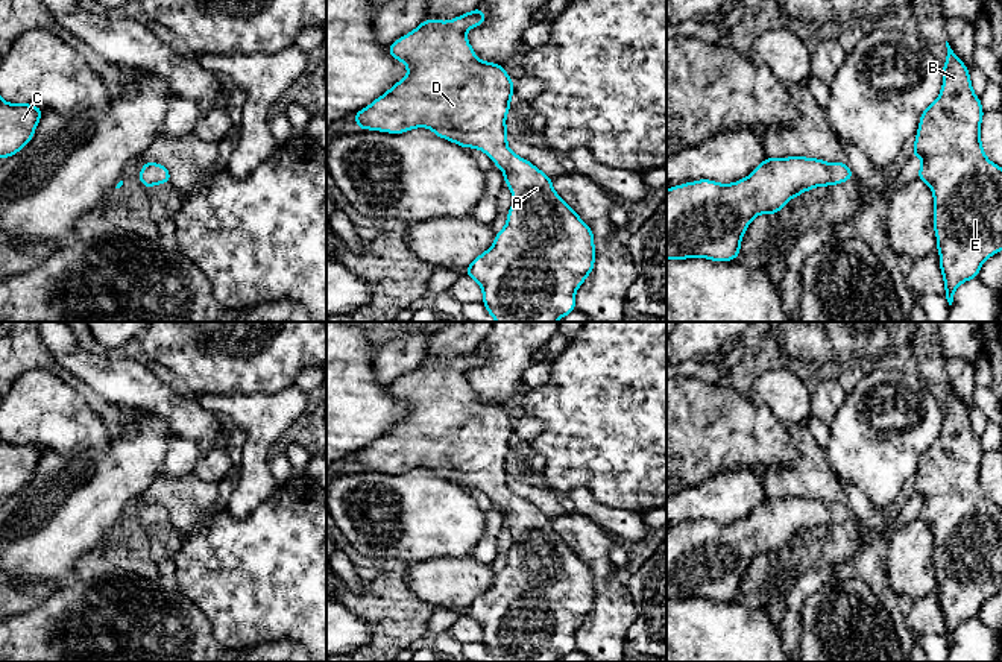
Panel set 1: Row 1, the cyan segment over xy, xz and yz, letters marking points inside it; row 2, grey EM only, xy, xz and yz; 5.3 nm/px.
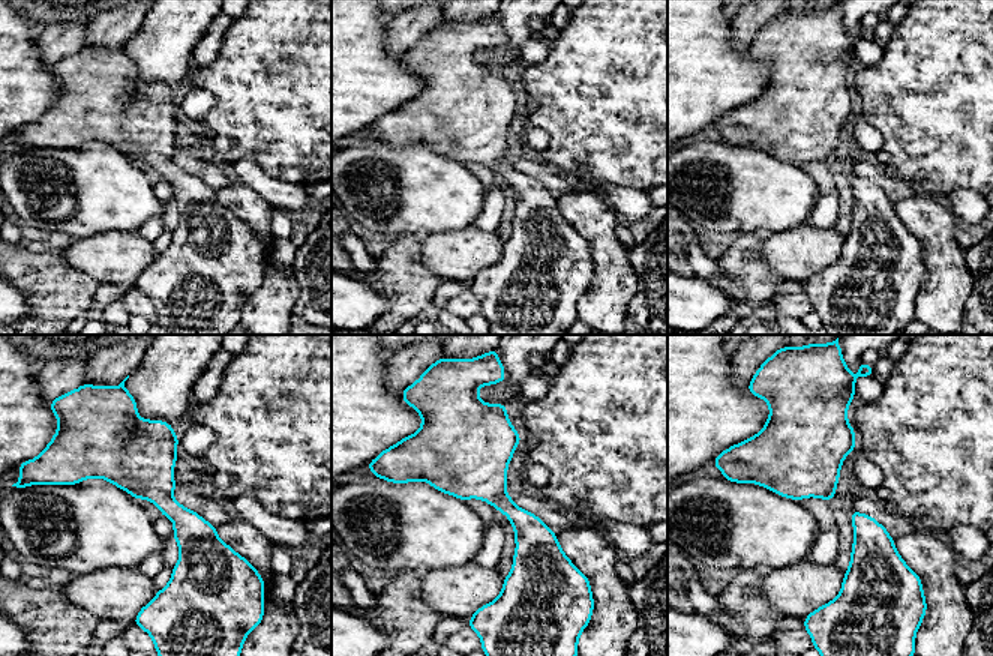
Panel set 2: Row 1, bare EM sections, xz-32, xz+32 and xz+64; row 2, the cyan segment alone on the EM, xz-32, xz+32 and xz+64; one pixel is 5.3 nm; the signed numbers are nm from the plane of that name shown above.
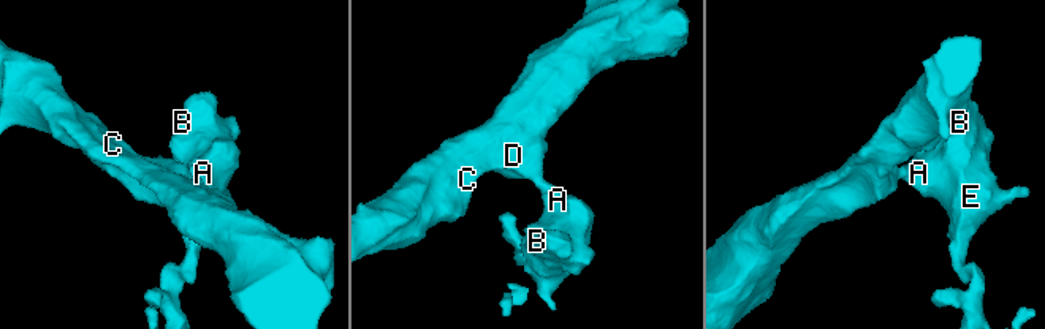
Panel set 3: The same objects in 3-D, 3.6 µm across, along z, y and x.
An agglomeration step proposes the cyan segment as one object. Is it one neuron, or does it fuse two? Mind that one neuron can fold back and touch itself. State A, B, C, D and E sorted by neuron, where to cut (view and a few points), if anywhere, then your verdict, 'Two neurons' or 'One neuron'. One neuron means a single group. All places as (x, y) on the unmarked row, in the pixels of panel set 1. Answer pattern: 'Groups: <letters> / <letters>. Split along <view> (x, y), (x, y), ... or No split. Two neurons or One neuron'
Groups: A B C D E. No split. One neuron

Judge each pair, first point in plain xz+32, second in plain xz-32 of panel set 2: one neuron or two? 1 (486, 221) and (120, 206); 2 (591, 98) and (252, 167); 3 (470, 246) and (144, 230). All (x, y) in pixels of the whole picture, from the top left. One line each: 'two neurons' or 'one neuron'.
1: two neurons
2: two neurons
3: two neurons

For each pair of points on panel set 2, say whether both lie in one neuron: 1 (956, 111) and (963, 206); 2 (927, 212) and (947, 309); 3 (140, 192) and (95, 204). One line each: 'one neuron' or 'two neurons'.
1: two neurons
2: one neuron
3: one neuron

